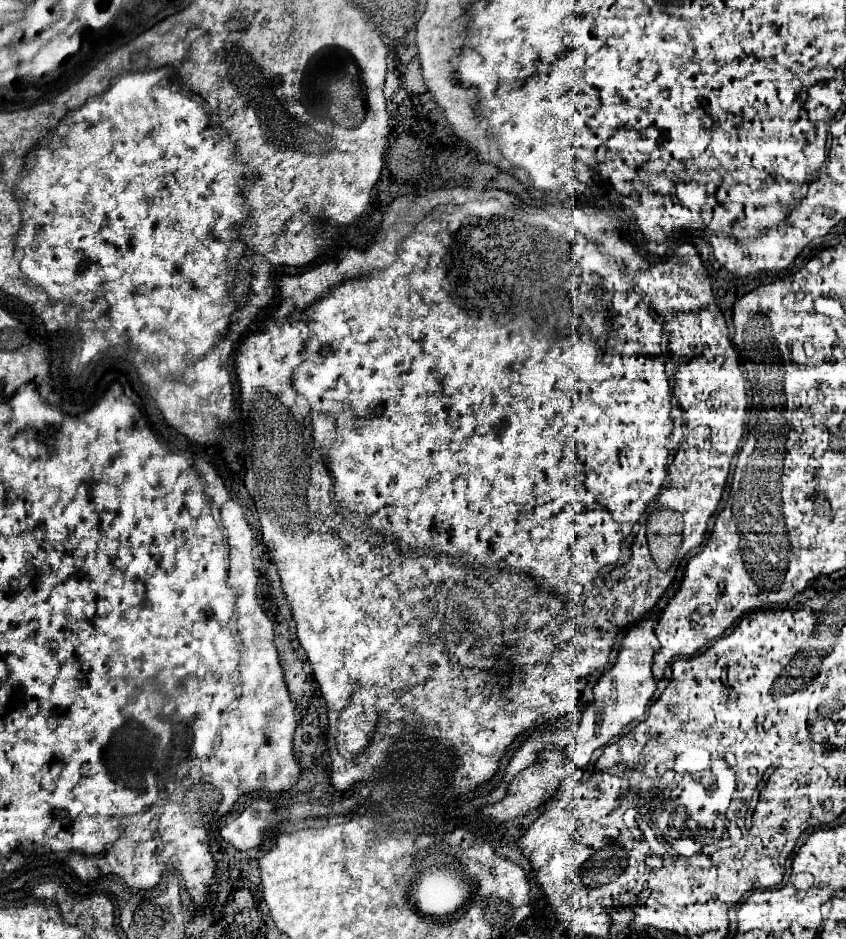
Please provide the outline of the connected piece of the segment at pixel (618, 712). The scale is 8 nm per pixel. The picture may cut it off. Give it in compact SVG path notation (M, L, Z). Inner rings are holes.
M653 612L651 616L647 616L643 622L629 626L625 630L623 636L623 646L617 654L617 662L615 666L601 676L601 680L595 684L593 692L595 692L595 702L591 706L587 706L587 710L583 712L581 724L575 732L575 744L569 750L569 760L577 766L577 768L585 768L595 752L595 748L605 746L613 736L617 736L621 732L621 728L633 720L643 718L653 692L657 688L657 680L653 678L651 672L651 662L653 656L659 652L659 640L655 634L655 624L659 624L661 612ZM599 714L603 716L603 722L599 728L595 728L595 720L599 718Z

